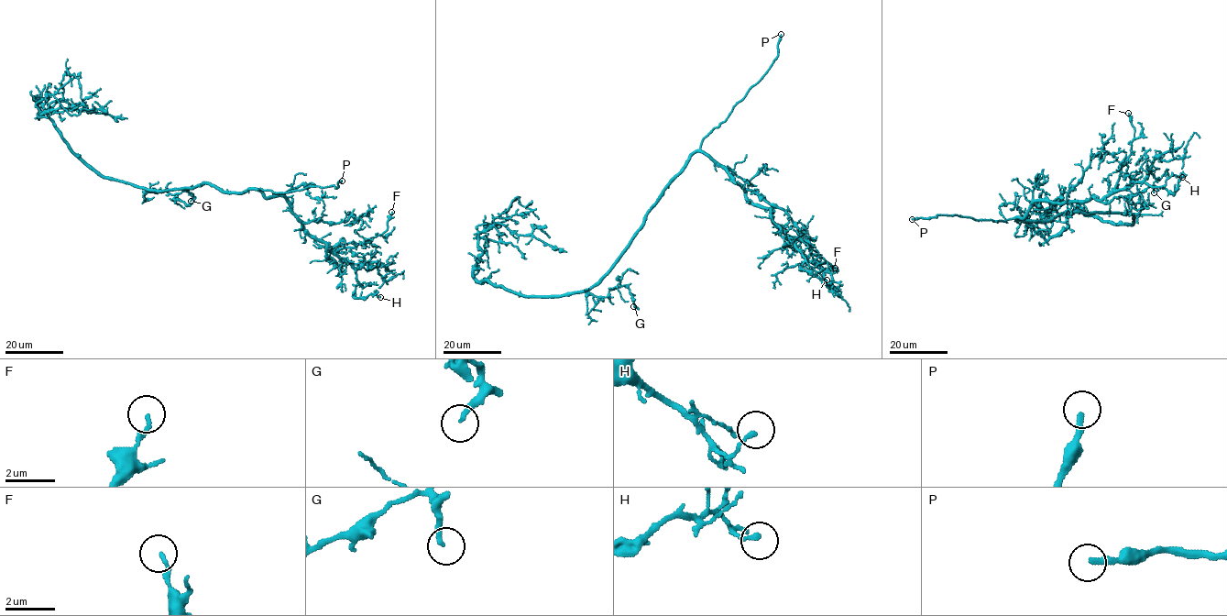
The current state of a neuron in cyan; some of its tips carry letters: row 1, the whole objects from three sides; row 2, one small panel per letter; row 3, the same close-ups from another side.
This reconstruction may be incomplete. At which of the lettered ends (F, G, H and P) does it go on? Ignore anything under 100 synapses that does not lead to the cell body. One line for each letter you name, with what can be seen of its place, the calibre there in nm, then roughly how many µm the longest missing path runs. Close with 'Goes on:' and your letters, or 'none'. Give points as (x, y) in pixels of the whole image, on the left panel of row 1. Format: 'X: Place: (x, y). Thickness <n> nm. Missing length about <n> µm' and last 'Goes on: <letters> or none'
P: Place: (342, 181). Thickness 240 nm. Missing length about 20 µm
Goes on: P

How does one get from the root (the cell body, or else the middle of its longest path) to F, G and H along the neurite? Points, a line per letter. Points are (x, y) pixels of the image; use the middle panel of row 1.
F: (635, 236), (687, 159), (701, 151), (723, 167), (748, 200), (770, 208), (787, 235), (835, 268)
G: (635, 236), (619, 258), (587, 291), (594, 296), (606, 296), (609, 290), (626, 285), (633, 306)
H: (635, 236), (701, 151), (748, 200), (770, 208), (805, 258), (800, 269), (827, 280)

